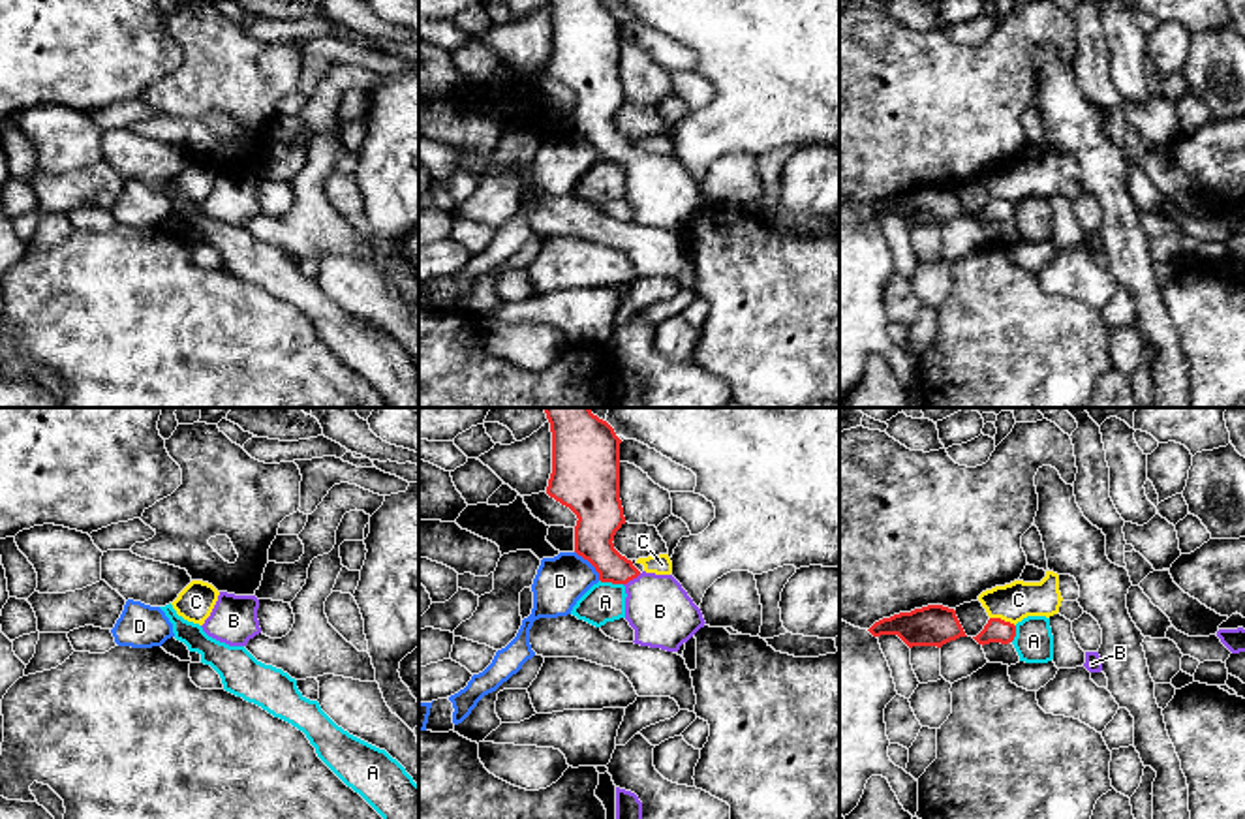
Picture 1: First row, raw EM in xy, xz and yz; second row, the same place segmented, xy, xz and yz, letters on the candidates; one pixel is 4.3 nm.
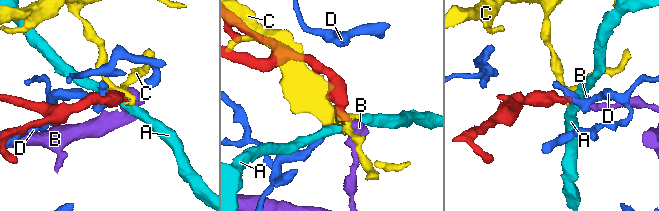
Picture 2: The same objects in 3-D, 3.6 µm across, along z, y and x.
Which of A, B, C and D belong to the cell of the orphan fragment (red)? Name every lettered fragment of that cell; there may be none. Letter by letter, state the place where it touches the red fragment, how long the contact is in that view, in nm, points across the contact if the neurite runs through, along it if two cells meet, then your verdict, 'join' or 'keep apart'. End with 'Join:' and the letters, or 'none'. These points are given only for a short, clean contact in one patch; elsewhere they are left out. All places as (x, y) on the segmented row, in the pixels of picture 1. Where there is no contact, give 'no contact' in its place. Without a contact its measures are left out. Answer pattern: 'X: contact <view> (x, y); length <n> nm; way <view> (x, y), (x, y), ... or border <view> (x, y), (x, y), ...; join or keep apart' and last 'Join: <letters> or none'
A: contact xz (611, 581); length 110 nm; border xz (599, 579), (622, 585); keep apart
B: contact xz (631, 579); length 90 nm; way xz (594, 534), (594, 541), (631, 579), (660, 611); join
C: contact yz (1003, 620); length 120 nm; border yz (990, 617), (999, 617), (1014, 626); keep apart
D: contact xz (590, 562); length 170 nm; border xz (575, 551), (594, 568), (599, 579); keep apart
Join: B

